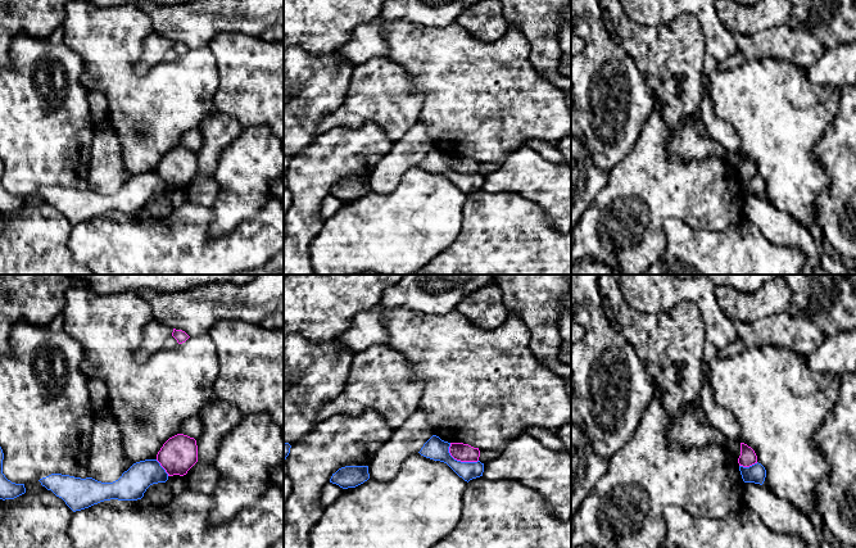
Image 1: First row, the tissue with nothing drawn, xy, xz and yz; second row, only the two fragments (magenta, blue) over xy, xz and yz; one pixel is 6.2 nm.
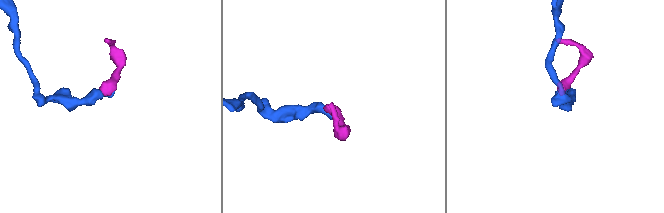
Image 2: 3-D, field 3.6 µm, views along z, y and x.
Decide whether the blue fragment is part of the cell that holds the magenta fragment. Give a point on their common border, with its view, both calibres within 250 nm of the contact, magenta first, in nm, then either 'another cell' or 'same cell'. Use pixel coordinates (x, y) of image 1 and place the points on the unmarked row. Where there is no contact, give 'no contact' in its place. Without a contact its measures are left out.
meets magenta in xz at (458, 172); 110 nm thick on the magenta side, 140 nm on the other; another cell

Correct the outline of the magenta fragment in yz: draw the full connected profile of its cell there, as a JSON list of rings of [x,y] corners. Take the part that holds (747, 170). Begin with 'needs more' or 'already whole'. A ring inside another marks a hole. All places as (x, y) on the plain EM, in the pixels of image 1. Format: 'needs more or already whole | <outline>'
already whole | [[[740,155],[740,168],[738,171],[739,178],[749,180],[757,176],[757,168],[755,163],[744,155]]]

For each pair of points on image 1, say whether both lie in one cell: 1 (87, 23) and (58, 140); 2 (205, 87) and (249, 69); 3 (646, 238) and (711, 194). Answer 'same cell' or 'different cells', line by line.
1: different cells
2: different cells
3: same cell

